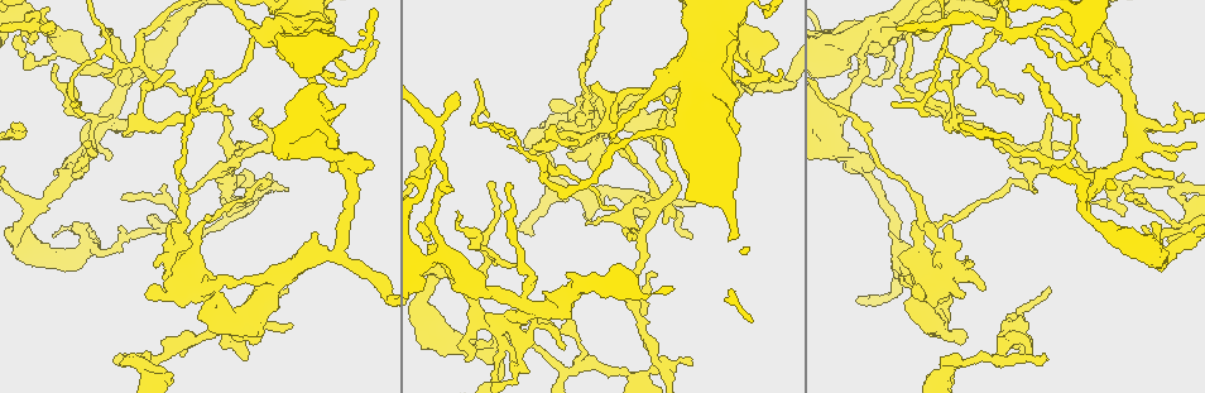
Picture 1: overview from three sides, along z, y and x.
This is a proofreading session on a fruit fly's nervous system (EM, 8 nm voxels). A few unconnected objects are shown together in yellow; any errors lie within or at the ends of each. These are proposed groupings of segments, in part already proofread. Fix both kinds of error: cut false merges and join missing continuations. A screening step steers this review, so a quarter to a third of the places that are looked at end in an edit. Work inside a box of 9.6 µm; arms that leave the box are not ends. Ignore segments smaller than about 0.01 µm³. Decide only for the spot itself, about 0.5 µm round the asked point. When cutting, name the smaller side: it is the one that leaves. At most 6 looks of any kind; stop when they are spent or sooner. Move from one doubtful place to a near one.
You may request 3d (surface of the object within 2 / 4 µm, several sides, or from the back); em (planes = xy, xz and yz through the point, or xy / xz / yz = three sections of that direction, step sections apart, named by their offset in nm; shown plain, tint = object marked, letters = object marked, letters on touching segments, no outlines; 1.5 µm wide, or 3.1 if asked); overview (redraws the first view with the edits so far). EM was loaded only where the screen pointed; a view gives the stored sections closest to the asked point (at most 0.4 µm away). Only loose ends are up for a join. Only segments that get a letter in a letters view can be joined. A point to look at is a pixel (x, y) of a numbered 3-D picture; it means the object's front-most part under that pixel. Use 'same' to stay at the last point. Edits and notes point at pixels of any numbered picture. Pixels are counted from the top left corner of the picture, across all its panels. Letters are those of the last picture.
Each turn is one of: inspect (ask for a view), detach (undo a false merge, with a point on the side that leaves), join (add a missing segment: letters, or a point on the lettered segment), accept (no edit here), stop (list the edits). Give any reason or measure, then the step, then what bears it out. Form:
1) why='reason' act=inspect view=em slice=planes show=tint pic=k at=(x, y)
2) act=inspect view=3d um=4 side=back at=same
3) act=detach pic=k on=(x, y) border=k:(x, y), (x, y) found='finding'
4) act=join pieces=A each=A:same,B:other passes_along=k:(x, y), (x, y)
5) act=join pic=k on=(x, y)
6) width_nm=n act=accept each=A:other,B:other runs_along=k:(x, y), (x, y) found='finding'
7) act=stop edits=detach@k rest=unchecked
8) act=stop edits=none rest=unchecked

why='looks like a crossing' act=inspect view=em slice=planes show=letters pic=1 at=(1138, 122)

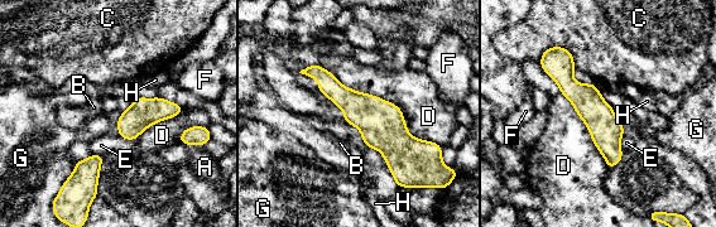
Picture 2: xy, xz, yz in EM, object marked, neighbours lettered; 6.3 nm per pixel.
act=accept each=A:other,B:other,C:other,D:other,E:other,F:other,G:other,H:other found='continuous, no second neuron'

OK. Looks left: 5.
why='an open end' act=inspect view=em slice=planes show=plain pic=1 at=(634, 160)

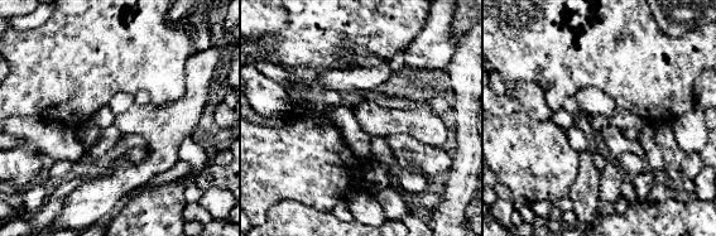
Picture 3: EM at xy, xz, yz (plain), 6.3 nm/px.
why='what lies round it' act=inspect view=em slice=planes show=letters at=same

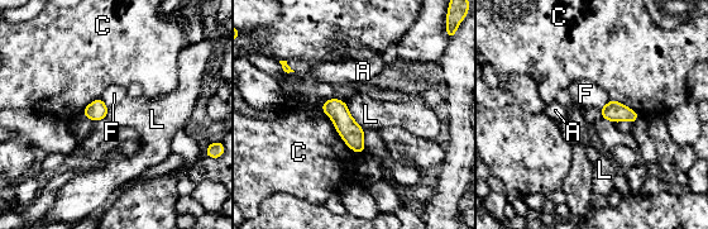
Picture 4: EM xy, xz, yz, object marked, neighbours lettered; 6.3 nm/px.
act=accept each=A:other,C:other,F:other,L:other border=4:(320, 109), (340, 138), (360, 153) found='none of them fits'

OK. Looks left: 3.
why='three-way junction' act=inspect view=3d um=2 pic=1 at=(987, 358)

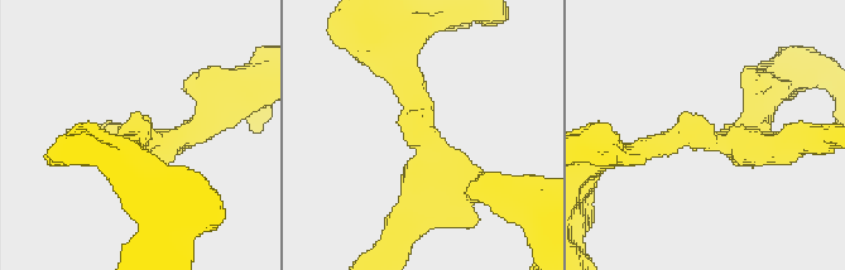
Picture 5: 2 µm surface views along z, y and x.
act=inspect view=em slice=planes show=tint pic=5 at=(429, 142)

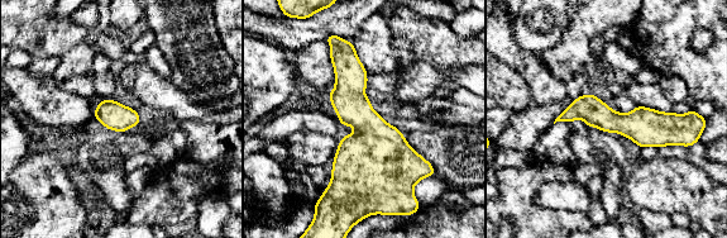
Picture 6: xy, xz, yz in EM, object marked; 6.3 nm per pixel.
act=inspect view=em slice=planes show=letters at=same

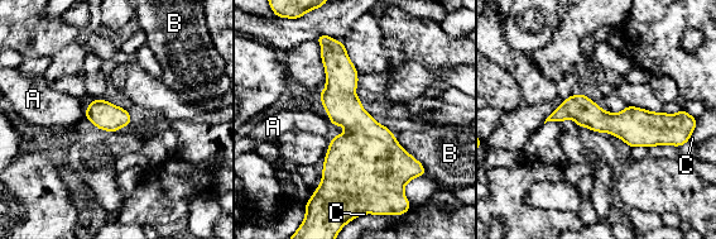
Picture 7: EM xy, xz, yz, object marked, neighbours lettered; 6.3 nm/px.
width_nm=180 act=accept each=A:other,B:other,C:other border=7:(83, 110), (86, 115) found='continuous, no second neuron'

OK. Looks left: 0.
act=stop edits=none rest=unchecked

